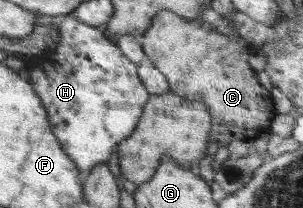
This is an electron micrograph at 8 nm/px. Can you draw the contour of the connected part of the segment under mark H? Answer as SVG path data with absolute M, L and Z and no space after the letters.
M61 18L58 46L54 52L38 56L34 68L26 68L30 84L46 109L50 130L62 150L79 167L82 178L95 166L108 162L114 146L124 141L136 128L150 94L136 74L136 64L126 58L119 46L104 38L100 27Z

